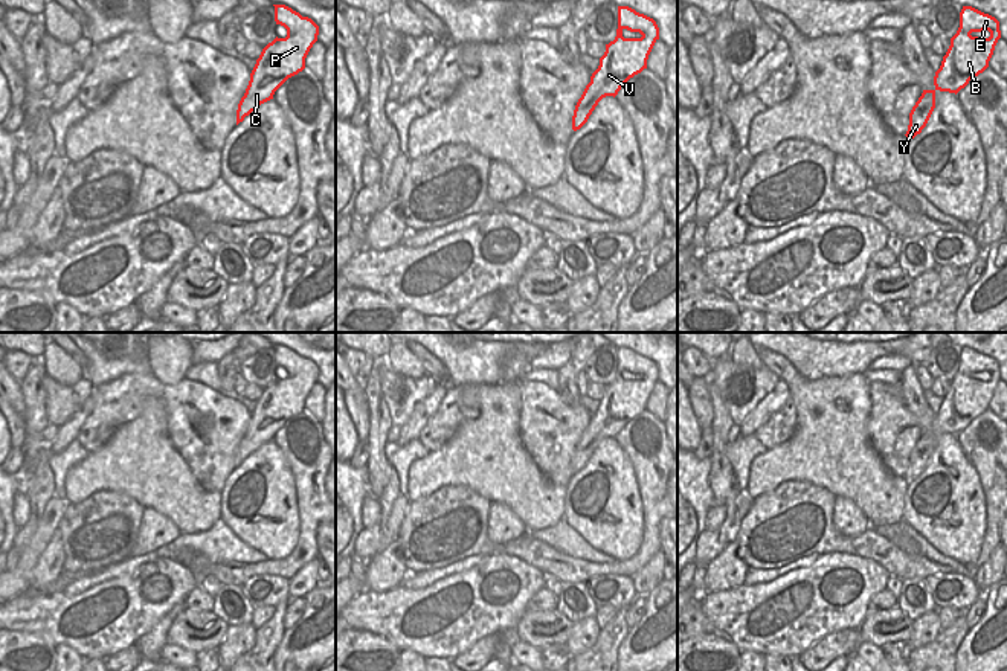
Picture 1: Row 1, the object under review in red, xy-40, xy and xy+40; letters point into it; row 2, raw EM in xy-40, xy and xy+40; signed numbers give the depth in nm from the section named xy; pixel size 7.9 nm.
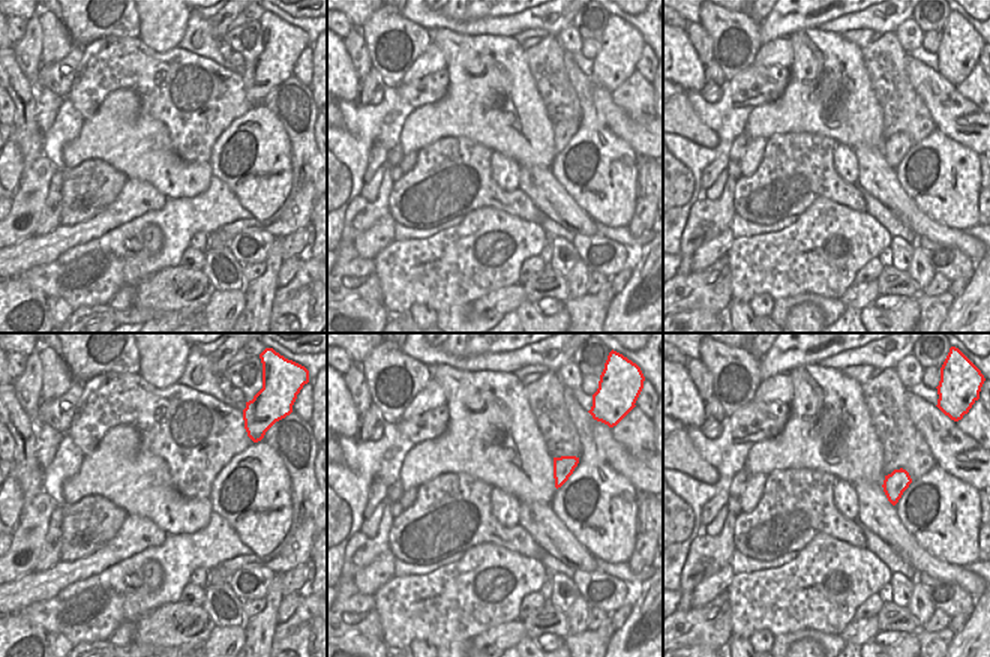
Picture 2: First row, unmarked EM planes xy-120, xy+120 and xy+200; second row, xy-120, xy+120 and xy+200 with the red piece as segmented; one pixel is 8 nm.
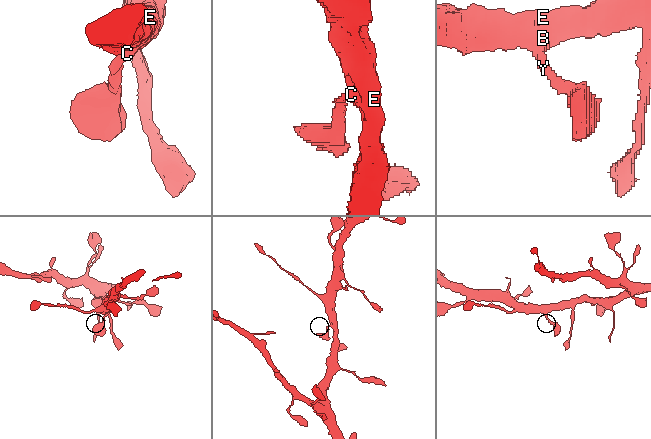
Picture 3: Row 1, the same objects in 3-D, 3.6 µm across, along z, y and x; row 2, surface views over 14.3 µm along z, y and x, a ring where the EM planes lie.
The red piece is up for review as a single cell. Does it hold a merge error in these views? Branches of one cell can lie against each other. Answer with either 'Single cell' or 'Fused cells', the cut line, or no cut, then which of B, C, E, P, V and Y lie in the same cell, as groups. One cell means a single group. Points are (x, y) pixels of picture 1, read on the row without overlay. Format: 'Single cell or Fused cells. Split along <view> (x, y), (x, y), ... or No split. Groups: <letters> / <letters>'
Single cell. No split. Groups: B C E P V Y.

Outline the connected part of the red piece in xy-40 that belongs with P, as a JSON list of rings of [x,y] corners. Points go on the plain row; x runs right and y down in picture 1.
[[[285,346],[275,348],[275,363],[287,371],[285,380],[269,384],[250,415],[250,422],[236,451],[236,467],[261,445],[273,441],[275,433],[305,410],[305,400],[317,383],[319,368]]]

